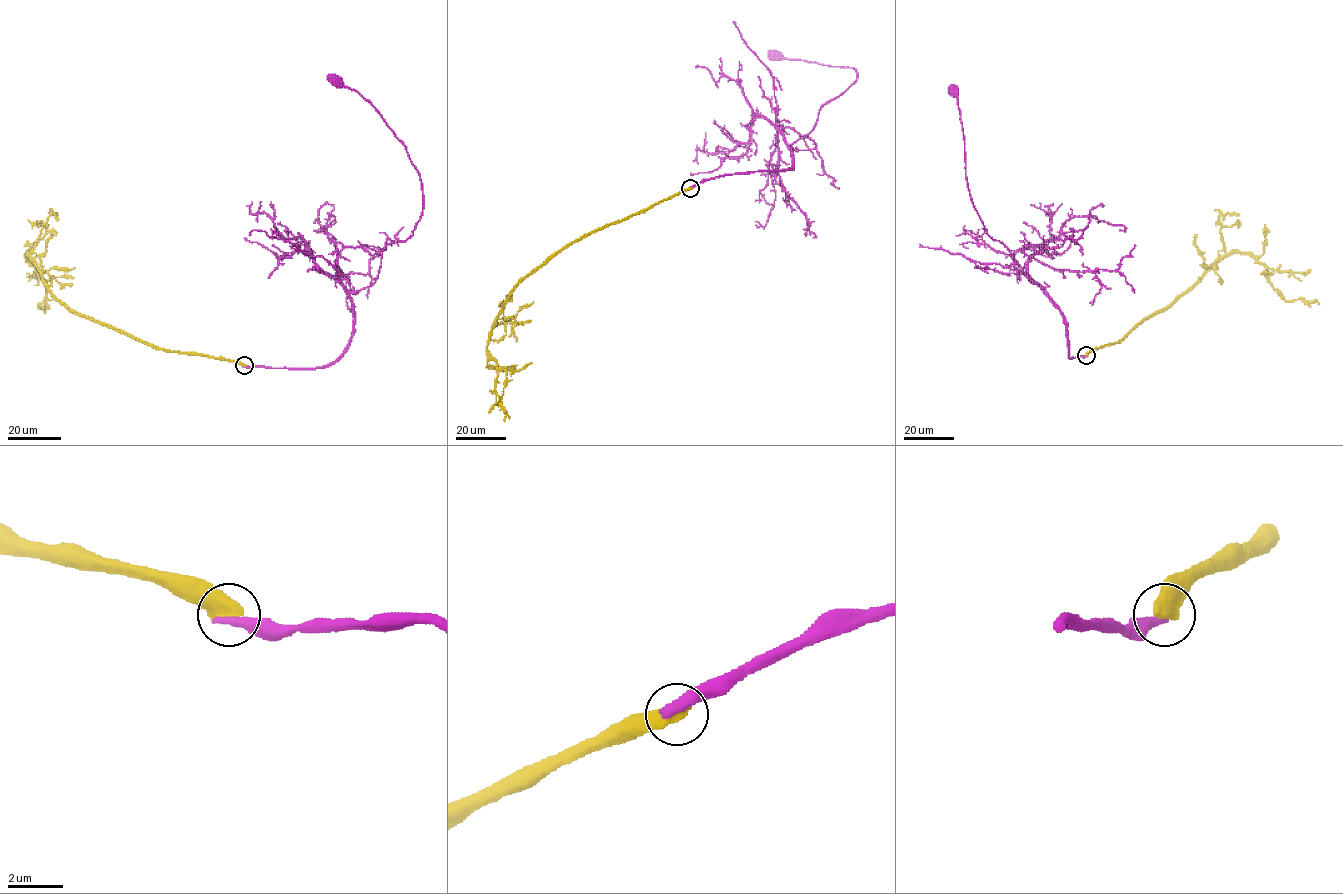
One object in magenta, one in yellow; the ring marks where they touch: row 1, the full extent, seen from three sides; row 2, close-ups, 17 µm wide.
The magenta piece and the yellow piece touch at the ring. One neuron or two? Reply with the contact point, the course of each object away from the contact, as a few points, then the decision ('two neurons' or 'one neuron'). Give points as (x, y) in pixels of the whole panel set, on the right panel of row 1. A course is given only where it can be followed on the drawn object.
(1086, 355) | magenta via (1086, 356), (1070, 357), (1064, 316), (1007, 248), (987, 233), (970, 196), (960, 111), (953, 90) | yellow via (1086, 356), (1117, 342), (1234, 253), (1250, 254), (1263, 264), (1267, 281), (1286, 301), (1319, 304) | two neurons

